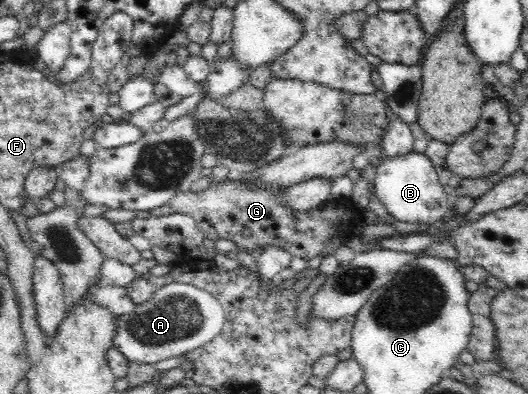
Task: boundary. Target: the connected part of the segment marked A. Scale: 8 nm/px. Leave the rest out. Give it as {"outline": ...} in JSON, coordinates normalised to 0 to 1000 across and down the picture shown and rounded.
{"outline":[[[358,711],[326,713],[294,736],[292,749],[271,772],[259,774],[250,794],[222,802],[218,817],[214,878],[244,919],[295,924],[299,916],[311,916],[322,906],[350,901],[394,865],[402,865],[424,825],[424,787],[402,746],[371,731],[358,718]]]}

